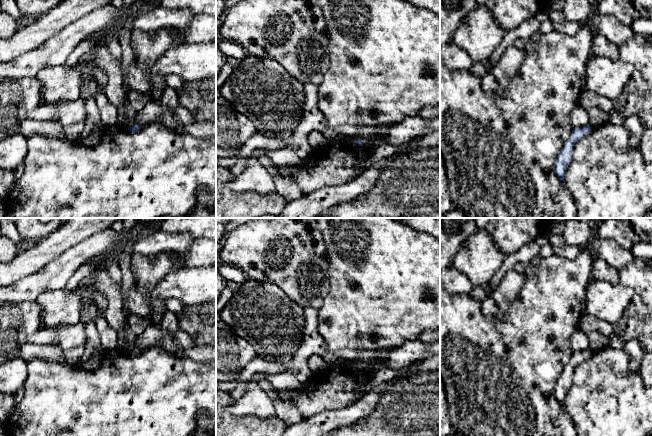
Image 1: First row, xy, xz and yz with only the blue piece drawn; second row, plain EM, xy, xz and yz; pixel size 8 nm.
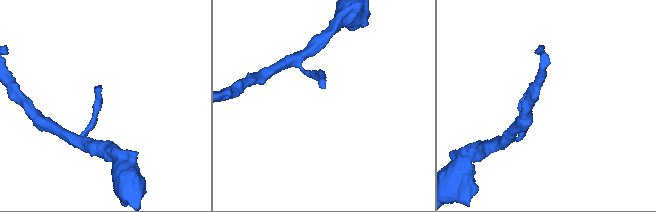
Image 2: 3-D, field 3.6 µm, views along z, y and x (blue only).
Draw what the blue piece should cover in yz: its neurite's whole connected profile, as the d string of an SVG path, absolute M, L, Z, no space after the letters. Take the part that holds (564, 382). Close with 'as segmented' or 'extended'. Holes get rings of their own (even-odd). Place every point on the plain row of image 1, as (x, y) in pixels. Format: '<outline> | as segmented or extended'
M588 348L581 352L574 352L568 364L564 367L563 372L559 376L555 388L554 396L560 405L564 406L566 393L572 385L572 376L575 368L591 357L592 351Z | as segmented

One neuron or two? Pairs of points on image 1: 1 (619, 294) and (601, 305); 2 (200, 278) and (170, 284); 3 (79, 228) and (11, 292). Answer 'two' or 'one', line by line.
1: one
2: one
3: two

